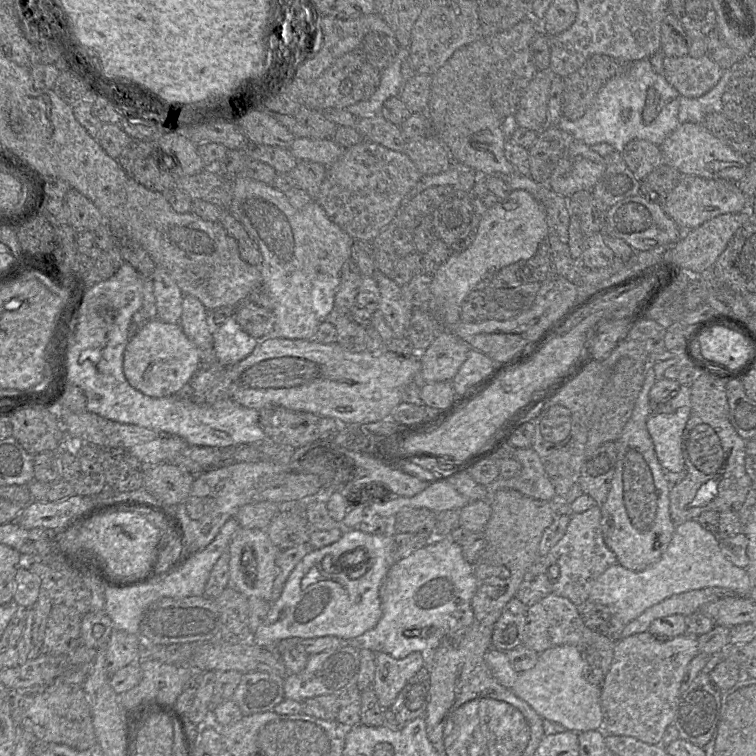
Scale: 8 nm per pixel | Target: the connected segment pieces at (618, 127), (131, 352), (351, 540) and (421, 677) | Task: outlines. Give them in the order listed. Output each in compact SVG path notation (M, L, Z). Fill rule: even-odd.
M648 58L633 61L627 65L624 73L611 78L601 88L591 107L580 119L571 121L563 116L558 128L588 146L607 143L619 152L622 152L625 145L633 139L647 140L660 146L680 125L678 121L680 97L682 96L668 83L665 76L653 70ZM649 88L654 88L660 98L660 111L651 123L645 124L642 111ZM626 108L630 110L628 117L622 115Z
M150 319L126 345L123 371L128 383L152 398L177 395L201 367L201 353L183 332L180 324Z
M358 528L345 529L335 543L313 549L293 569L280 597L271 604L264 622L255 632L251 632L249 642L262 648L271 648L292 637L308 639L331 636L351 640L374 628L382 615L380 587L395 563L394 534L372 535ZM347 552L353 556L351 562L350 558L344 556ZM325 557L340 559L338 562L341 567L338 567L337 573L323 570L321 562ZM351 567L354 570L349 574Z
M426 666L421 668L396 697L394 703L387 709L384 709L384 725L392 730L401 730L408 723L418 717L424 717L429 702L430 673Z

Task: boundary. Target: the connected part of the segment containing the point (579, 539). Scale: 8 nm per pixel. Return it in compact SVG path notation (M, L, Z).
M600 505L572 514L563 537L540 558L547 567L556 565L559 576L552 580L552 592L581 607L589 597L593 582L610 566L618 563L615 553L604 542L601 531Z

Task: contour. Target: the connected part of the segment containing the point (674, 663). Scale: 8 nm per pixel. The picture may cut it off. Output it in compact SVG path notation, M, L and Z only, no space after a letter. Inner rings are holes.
M646 631L615 640L613 660L601 685L602 731L605 734L630 736L652 745L660 743L665 729L673 723L686 668L699 653L697 637L686 632L661 641L658 639L662 639L662 636L655 636Z

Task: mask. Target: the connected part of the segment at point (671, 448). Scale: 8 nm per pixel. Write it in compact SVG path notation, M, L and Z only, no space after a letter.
M683 406L673 413L652 413L646 423L660 465L669 472L685 469L682 435L690 416L690 407Z

